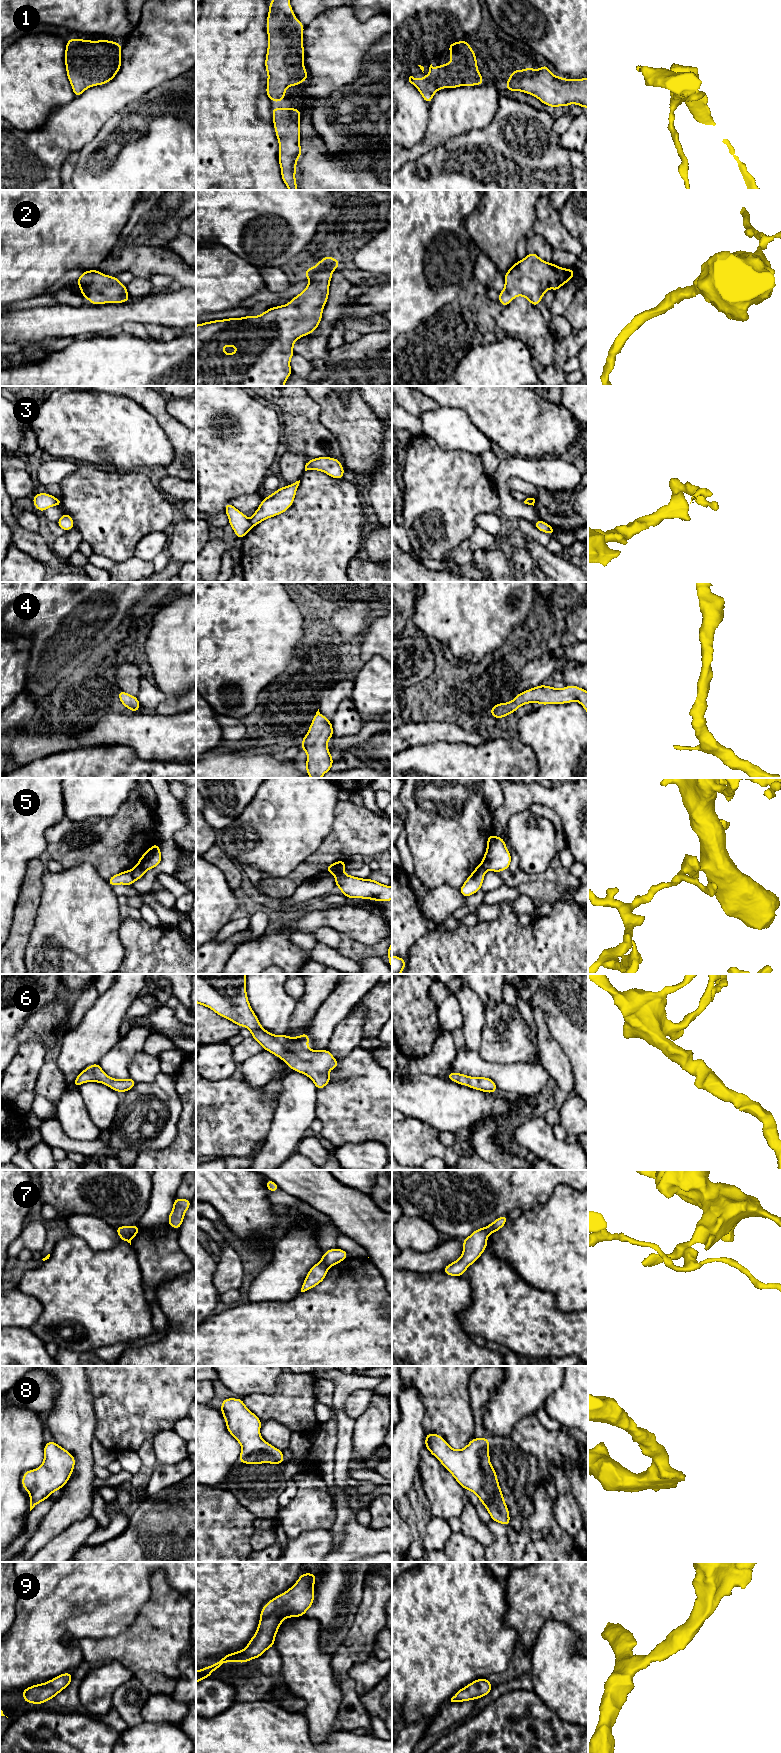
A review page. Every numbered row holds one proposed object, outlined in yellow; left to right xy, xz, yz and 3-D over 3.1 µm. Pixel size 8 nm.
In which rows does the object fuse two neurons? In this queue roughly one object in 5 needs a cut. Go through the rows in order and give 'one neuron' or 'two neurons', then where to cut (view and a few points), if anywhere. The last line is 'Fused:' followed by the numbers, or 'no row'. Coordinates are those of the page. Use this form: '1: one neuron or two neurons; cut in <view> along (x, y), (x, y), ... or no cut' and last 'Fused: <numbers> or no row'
1: one neuron; no cut
2: one neuron; no cut
3: two neurons; cut in xz along (249, 520), (253, 525)
4: one neuron; no cut
5: two neurons; cut in xy along (137, 864), (146, 869)
6: one neuron; no cut
7: two neurons; cut in xy along (137, 1226), (125, 1240)
8: one neuron; no cut
9: one neuron; no cut
Fused: 3, 5, 7

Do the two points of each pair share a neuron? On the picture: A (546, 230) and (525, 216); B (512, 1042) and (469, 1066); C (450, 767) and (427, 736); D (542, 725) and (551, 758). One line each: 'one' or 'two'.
A: two
B: two
C: two
D: one

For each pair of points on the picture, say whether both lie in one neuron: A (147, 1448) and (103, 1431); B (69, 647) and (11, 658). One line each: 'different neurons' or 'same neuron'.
A: different neurons
B: different neurons

